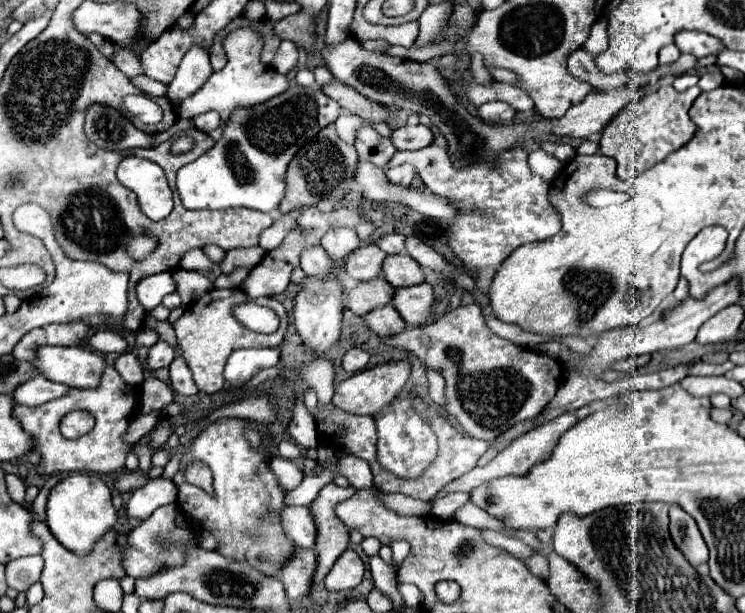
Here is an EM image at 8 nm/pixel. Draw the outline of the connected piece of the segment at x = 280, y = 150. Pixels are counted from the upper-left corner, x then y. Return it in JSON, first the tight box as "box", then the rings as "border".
{"box":[176,85,340,211],"border":[[[292,85],[284,95],[276,95],[256,107],[240,107],[232,113],[228,123],[222,123],[222,137],[212,149],[200,155],[196,161],[184,165],[176,177],[176,189],[186,209],[228,209],[246,207],[256,211],[272,211],[284,197],[284,171],[292,155],[310,141],[322,127],[334,123],[340,115],[340,105],[328,99],[318,87]]]}

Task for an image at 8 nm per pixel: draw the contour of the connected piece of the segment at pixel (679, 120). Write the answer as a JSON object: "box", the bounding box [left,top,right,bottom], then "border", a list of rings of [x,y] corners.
{"box":[600,85,700,179],"border":[[[664,85],[656,89],[652,95],[636,99],[632,105],[624,107],[610,121],[610,125],[604,127],[600,139],[600,151],[616,159],[620,179],[632,179],[634,175],[638,175],[638,165],[642,169],[650,169],[652,165],[660,163],[668,153],[680,149],[692,139],[696,125],[690,121],[688,109],[692,107],[698,95],[700,95],[698,87],[690,87],[678,93],[670,85]]]}

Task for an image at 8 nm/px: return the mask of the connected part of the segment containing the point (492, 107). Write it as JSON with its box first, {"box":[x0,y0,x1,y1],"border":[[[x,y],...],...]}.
{"box":[478,101,516,125],"border":[[[494,101],[494,103],[484,103],[478,107],[478,117],[484,121],[484,123],[496,123],[496,125],[502,125],[502,123],[508,123],[510,119],[514,119],[516,111],[512,111],[512,107],[506,107],[506,103],[500,103],[500,101]]]}

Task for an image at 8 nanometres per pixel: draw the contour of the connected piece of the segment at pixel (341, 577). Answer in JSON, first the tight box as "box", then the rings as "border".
{"box":[324,549,364,591],"border":[[[346,549],[330,569],[330,573],[324,577],[324,585],[328,591],[344,591],[354,589],[360,585],[364,577],[364,563],[352,549]]]}

